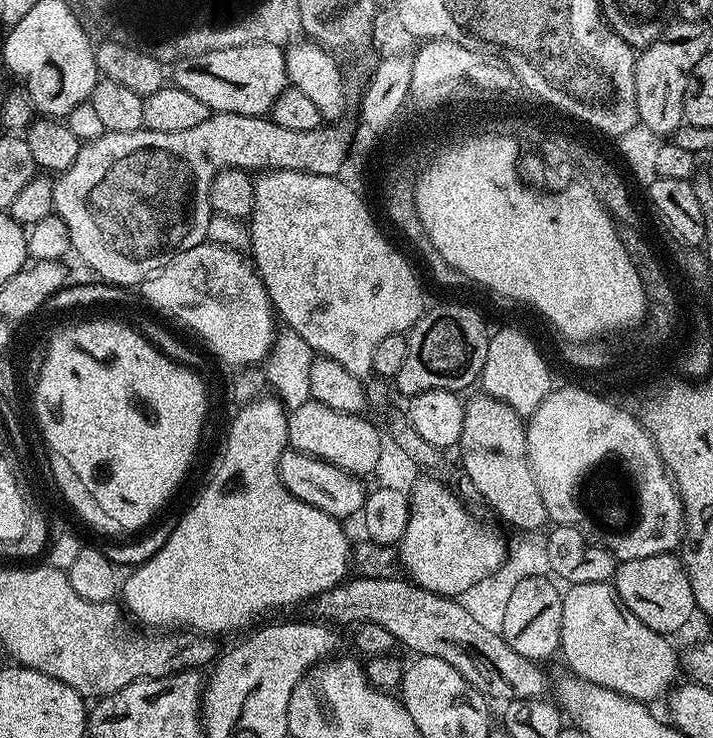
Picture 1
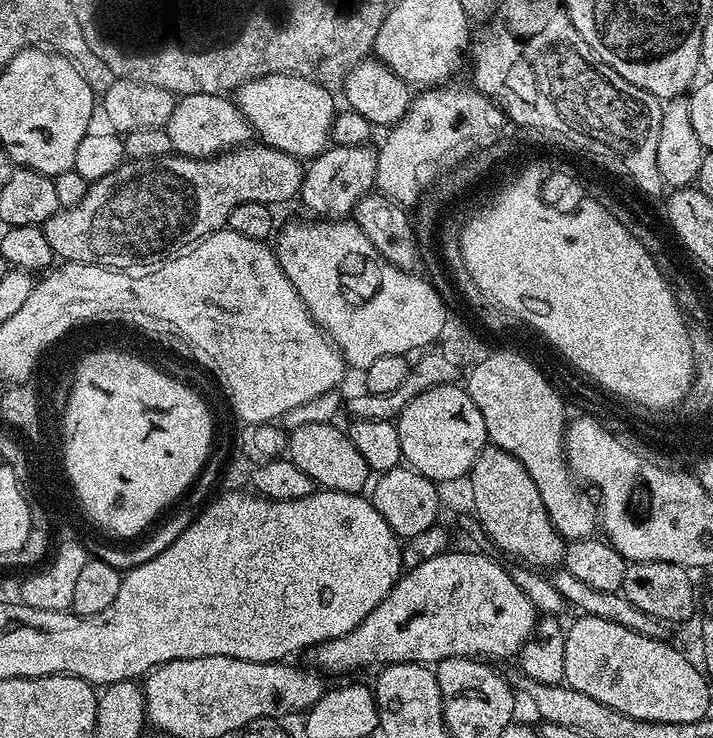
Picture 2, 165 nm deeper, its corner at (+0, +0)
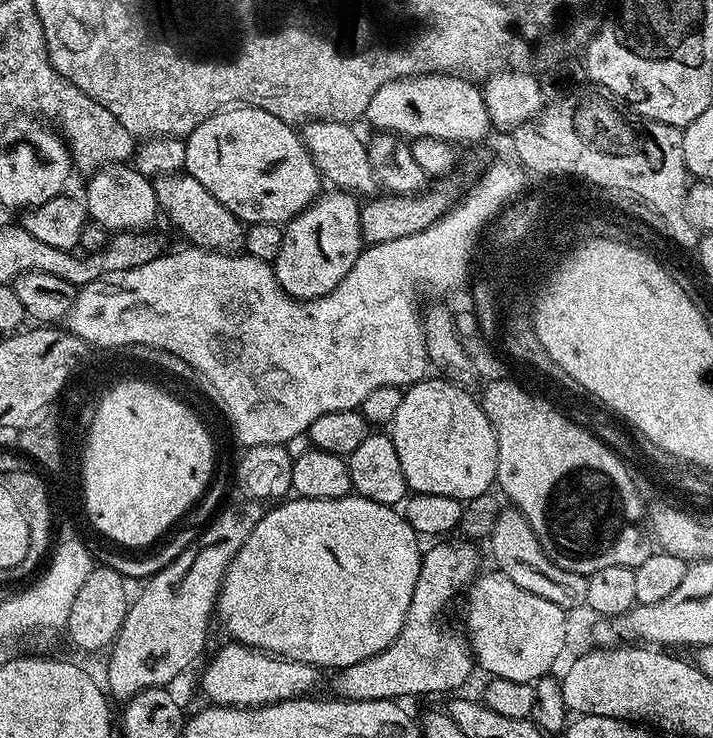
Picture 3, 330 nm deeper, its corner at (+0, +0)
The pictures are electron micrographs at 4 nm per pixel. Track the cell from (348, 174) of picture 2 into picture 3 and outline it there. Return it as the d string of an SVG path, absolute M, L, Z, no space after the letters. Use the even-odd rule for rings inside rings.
M343 190L328 191L282 228L274 267L282 290L296 300L328 296L350 272L364 249L359 199Z

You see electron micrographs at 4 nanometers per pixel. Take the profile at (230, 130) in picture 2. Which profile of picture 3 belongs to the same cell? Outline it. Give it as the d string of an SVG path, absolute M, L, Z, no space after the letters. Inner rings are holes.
M225 106L212 116L207 116L184 140L185 164L183 171L198 178L226 210L234 213L245 225L277 224L283 226L295 219L304 208L320 196L322 177L310 158L308 147L289 121L278 118L261 108Z

